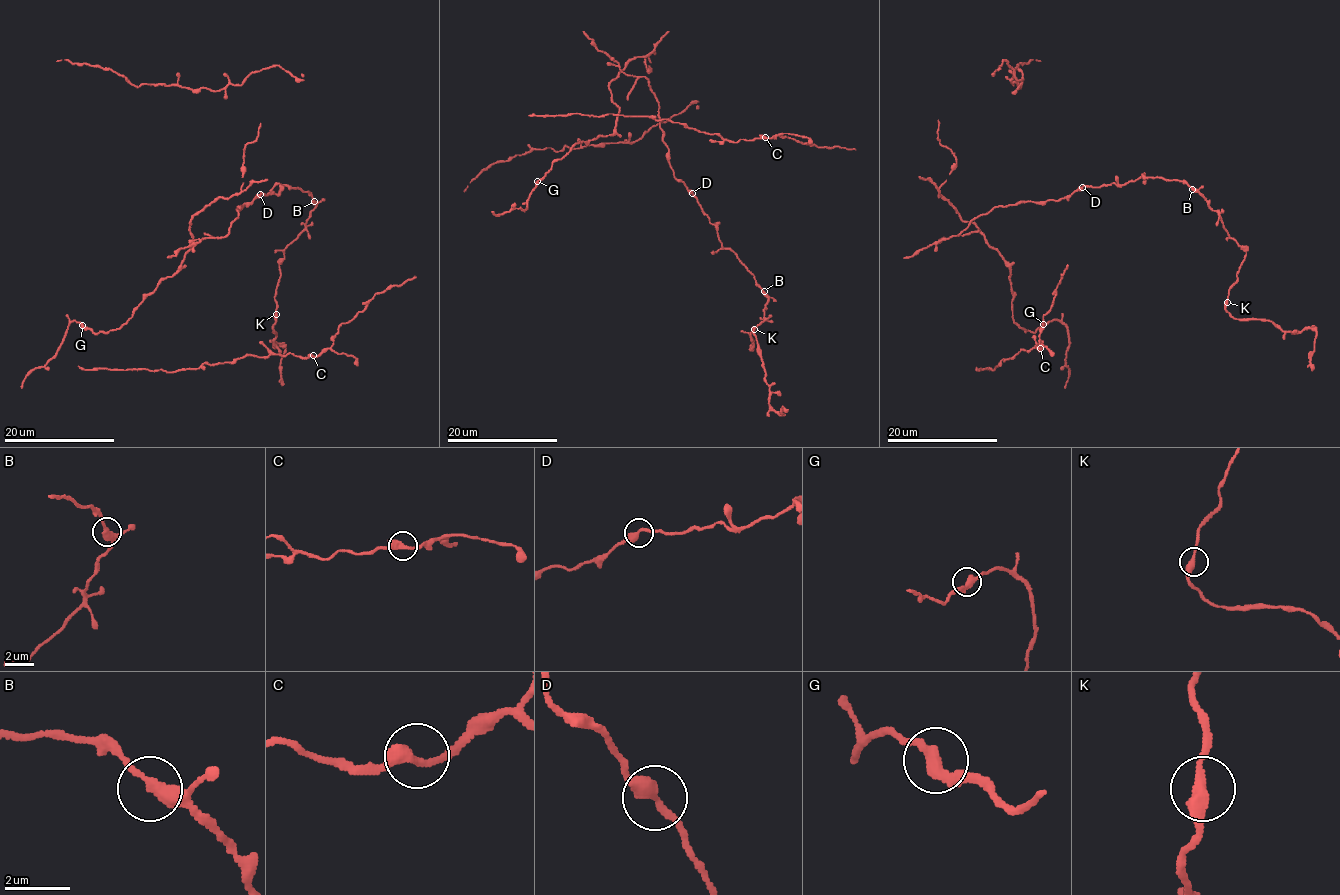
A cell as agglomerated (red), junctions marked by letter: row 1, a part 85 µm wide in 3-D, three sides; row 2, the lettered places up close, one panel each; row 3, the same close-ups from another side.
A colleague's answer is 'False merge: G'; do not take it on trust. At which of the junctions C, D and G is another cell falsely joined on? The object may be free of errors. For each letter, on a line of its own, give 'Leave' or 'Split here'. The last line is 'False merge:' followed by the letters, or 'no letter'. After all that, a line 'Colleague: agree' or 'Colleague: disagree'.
C: Leave
D: Leave
G: Leave
False merge: no letter
Colleague: disagree

